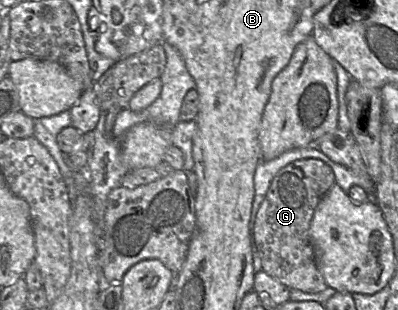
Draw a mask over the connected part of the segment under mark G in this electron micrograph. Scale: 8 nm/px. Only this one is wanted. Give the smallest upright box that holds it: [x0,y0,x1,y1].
[252,160,335,294]

